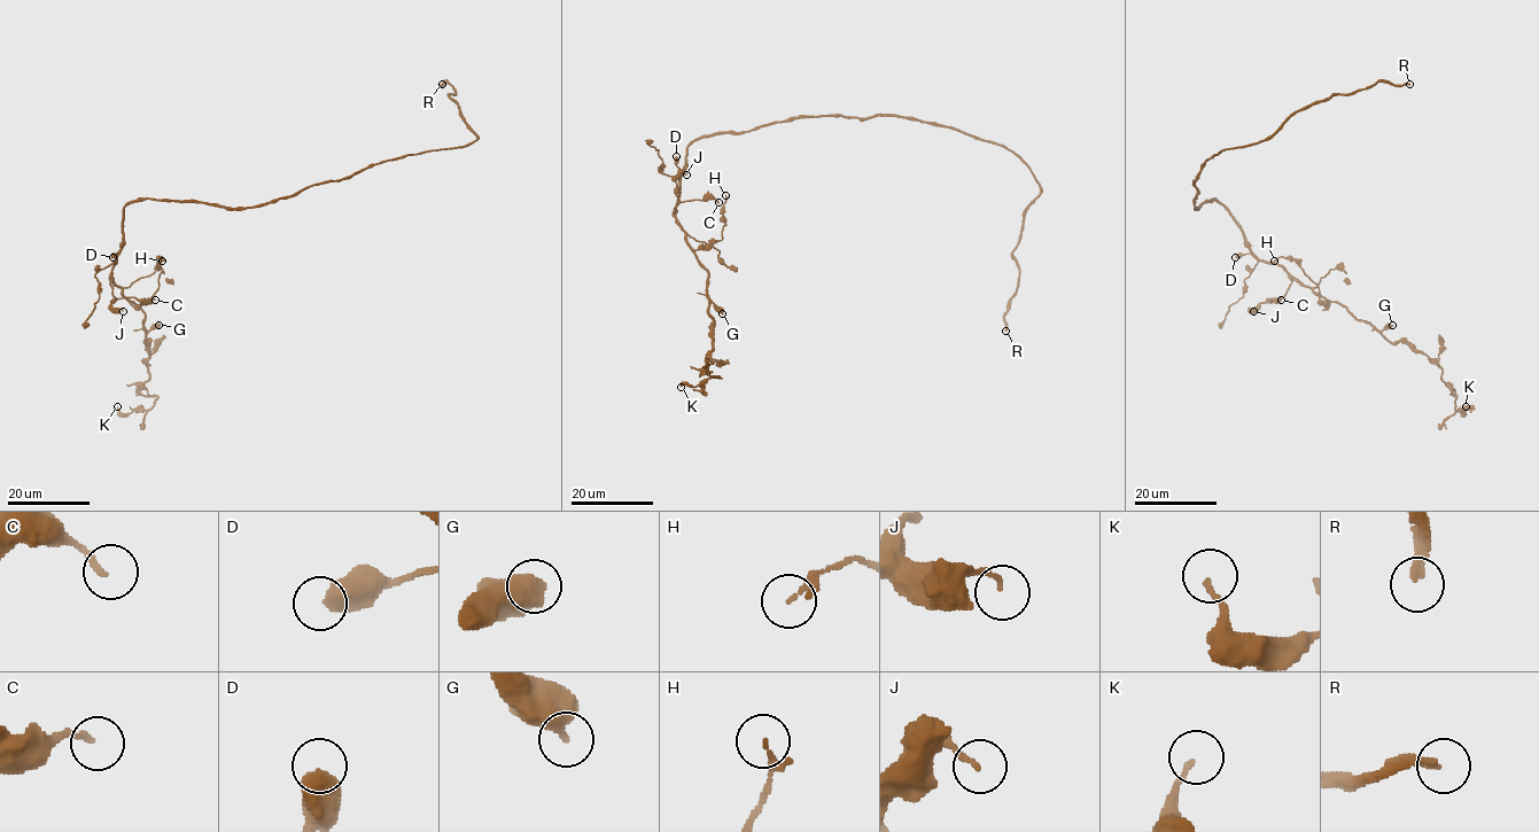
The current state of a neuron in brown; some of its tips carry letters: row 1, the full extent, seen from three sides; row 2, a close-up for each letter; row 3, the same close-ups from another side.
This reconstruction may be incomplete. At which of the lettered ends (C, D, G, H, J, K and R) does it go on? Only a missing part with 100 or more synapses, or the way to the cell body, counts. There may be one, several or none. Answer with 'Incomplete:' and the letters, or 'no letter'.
Incomplete: R

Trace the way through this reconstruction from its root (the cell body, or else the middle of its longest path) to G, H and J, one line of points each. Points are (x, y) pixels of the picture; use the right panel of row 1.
G: (1203, 203), (1218, 201), (1259, 259), (1277, 263), (1380, 331), (1392, 325)
H: (1203, 203), (1218, 201), (1259, 259), (1277, 263), (1329, 305), (1293, 259), (1279, 257), (1274, 261)
J: (1203, 203), (1218, 201), (1244, 243), (1292, 279), (1283, 297), (1253, 311)

